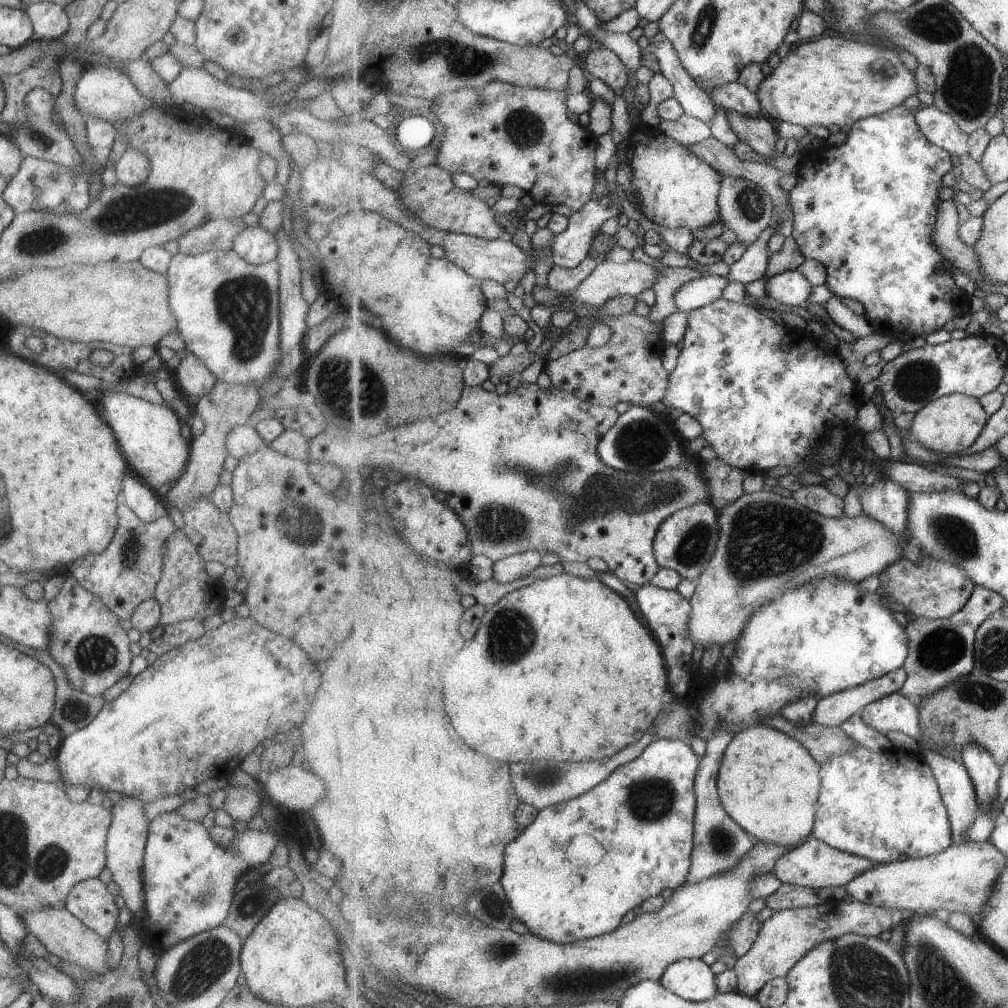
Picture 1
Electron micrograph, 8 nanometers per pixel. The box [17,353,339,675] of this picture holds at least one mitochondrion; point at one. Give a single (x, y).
(296, 521)

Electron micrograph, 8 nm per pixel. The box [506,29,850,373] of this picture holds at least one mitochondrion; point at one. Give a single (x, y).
(751, 204)

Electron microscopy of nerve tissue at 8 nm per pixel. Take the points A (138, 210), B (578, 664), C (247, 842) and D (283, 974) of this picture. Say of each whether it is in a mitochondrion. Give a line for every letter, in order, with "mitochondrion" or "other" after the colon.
A: mitochondrion
B: other
C: other
D: other

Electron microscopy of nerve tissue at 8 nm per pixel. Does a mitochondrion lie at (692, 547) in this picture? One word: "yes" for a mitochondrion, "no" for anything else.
yes

